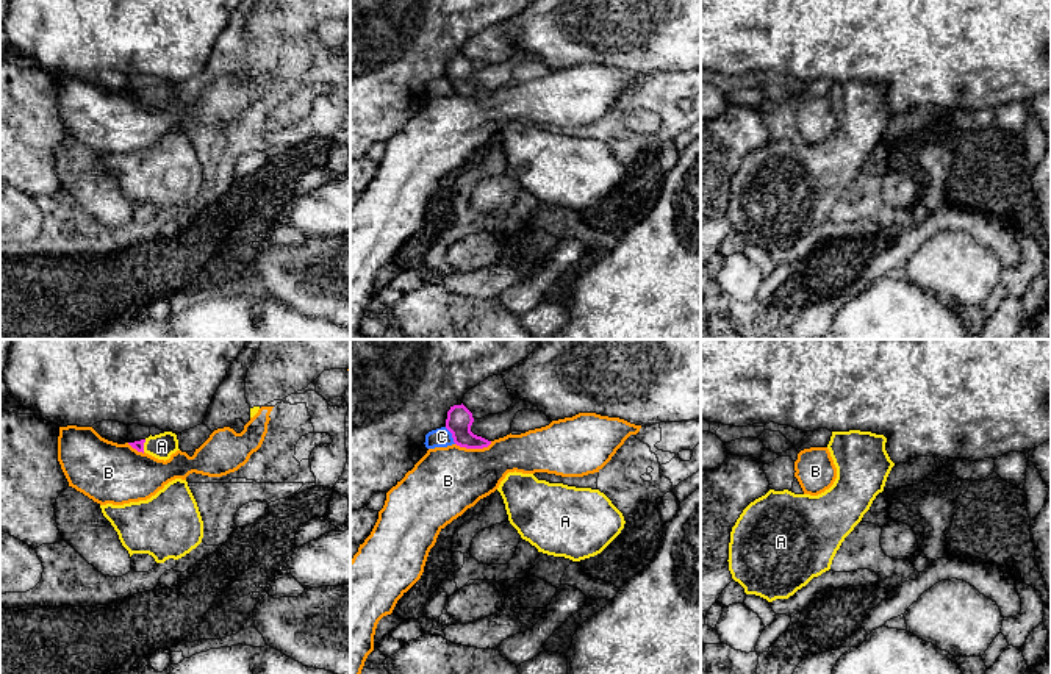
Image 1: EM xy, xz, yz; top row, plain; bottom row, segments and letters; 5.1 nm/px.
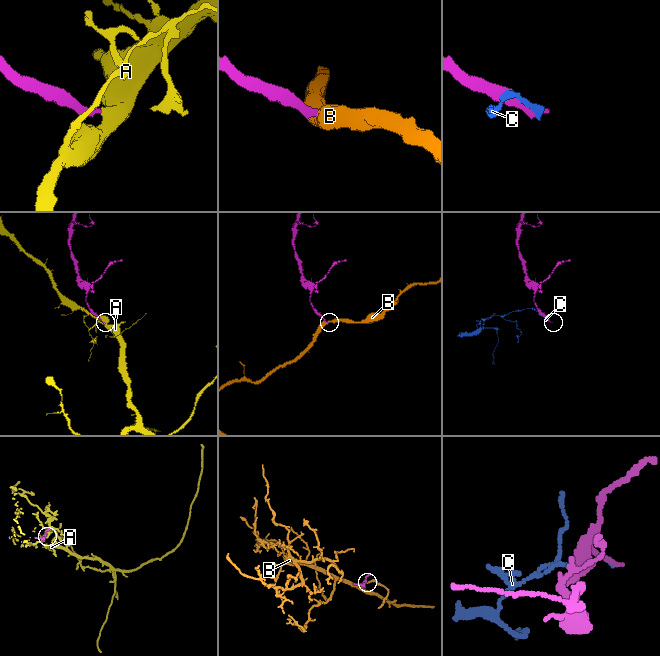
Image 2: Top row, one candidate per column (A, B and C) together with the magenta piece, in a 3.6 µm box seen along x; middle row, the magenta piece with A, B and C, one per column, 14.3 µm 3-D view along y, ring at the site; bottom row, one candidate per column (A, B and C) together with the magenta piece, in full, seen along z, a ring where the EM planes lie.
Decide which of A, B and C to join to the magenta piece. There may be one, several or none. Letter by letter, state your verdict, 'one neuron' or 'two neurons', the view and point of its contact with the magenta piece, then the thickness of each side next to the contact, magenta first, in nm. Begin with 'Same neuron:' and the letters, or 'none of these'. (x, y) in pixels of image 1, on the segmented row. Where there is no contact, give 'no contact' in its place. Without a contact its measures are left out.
Same neuron: A
A: one neuron; meets magenta in xy at (143, 446); 50 nm thick on the magenta side, 130 nm on the other
B: two neurons; meets magenta in xz at (473, 448); 130 nm thick on the magenta side, 360 nm on the other
C: two neurons; meets magenta in xz at (452, 435); 130 nm thick on the magenta side, 100 nm on the other

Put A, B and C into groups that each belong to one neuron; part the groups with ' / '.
A / B / C

